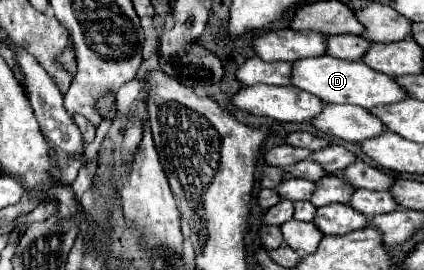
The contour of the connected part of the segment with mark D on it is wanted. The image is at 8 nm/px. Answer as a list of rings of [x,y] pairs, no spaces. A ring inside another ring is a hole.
[[[318,55],[318,57],[294,61],[290,85],[316,95],[324,103],[350,103],[350,105],[358,105],[364,109],[396,103],[398,99],[408,97],[406,93],[402,93],[402,87],[398,87],[398,83],[394,83],[394,77],[378,75],[378,71],[366,67],[362,61],[342,61],[342,59],[334,59],[330,55]]]

